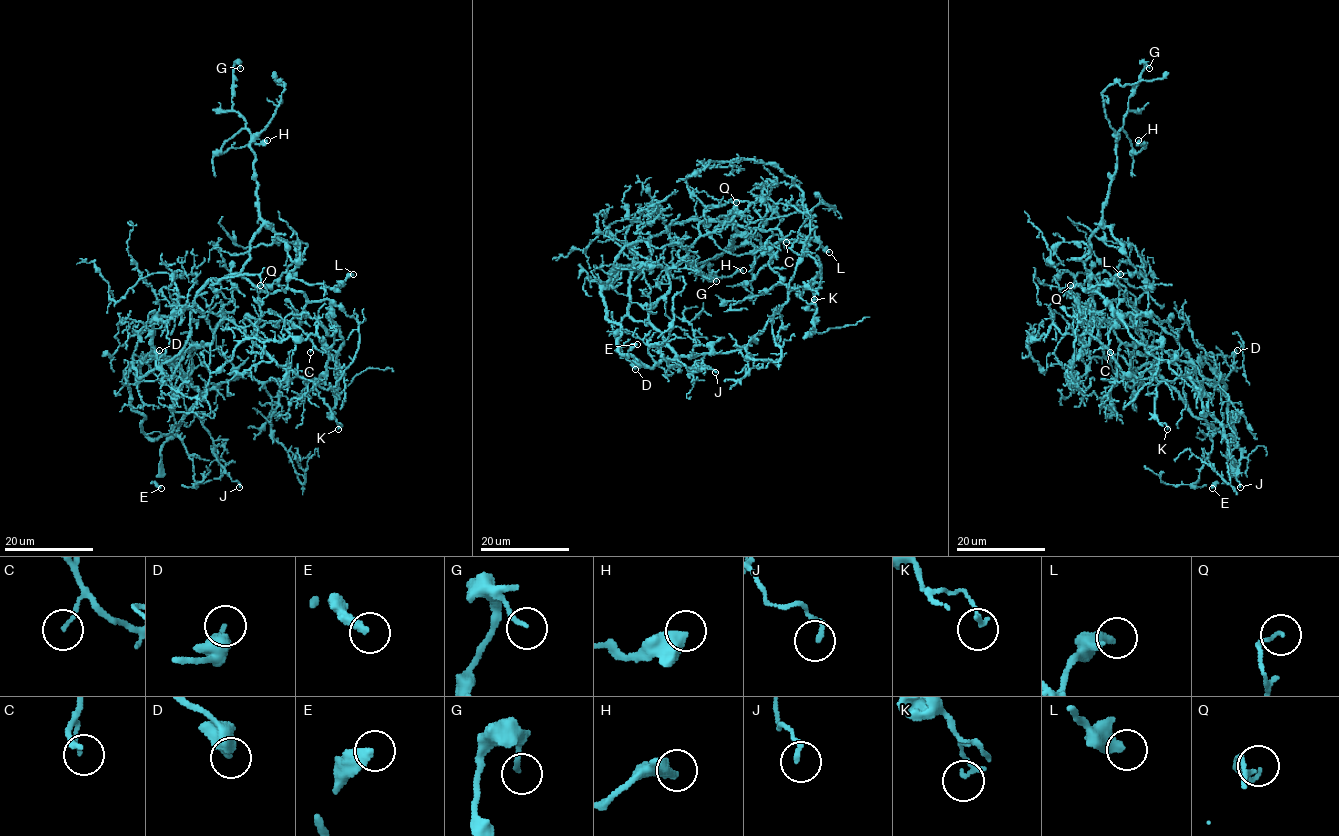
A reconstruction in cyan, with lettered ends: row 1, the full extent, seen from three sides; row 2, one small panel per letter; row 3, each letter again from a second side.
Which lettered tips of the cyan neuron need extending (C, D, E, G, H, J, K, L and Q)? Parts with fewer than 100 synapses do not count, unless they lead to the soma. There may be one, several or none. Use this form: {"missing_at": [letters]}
{"missing_at": ["E"]}

